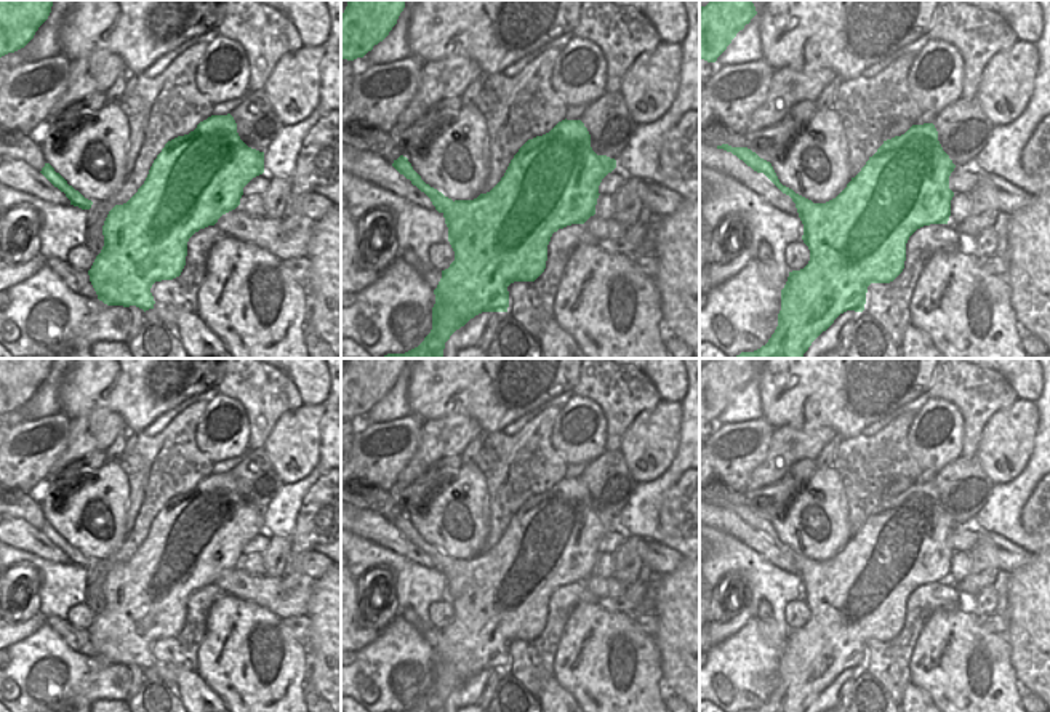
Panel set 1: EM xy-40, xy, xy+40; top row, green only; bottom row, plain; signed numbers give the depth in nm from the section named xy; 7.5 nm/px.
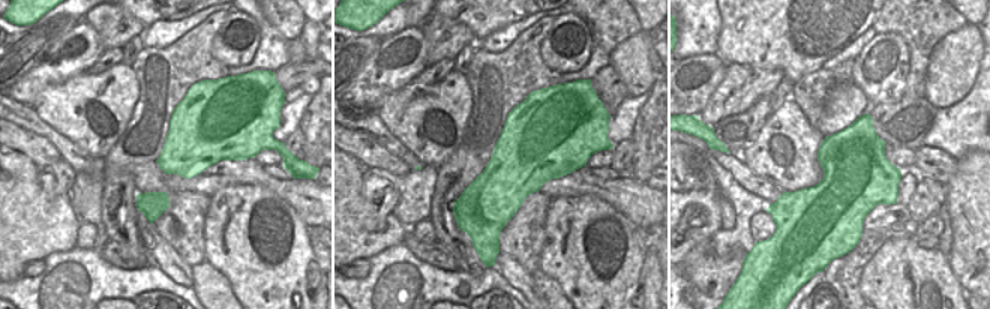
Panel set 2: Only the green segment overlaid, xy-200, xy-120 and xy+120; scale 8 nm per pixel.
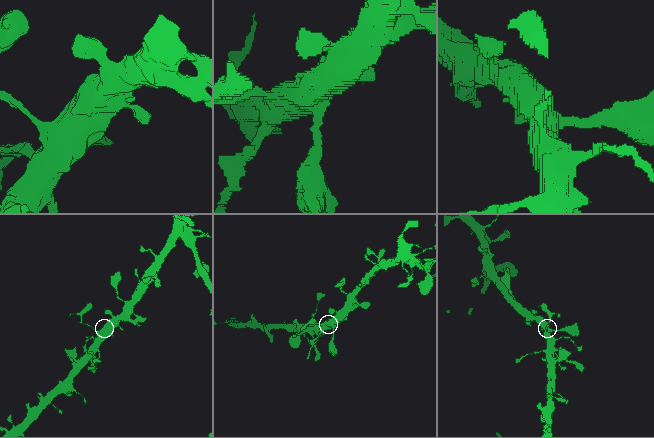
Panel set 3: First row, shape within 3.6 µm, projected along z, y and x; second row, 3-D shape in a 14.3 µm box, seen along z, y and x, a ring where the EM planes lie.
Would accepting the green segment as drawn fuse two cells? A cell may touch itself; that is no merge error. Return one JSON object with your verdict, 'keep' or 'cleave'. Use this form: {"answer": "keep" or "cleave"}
{"answer": "cleave"}

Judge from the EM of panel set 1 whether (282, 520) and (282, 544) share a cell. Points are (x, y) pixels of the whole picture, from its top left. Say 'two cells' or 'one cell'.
two cells

